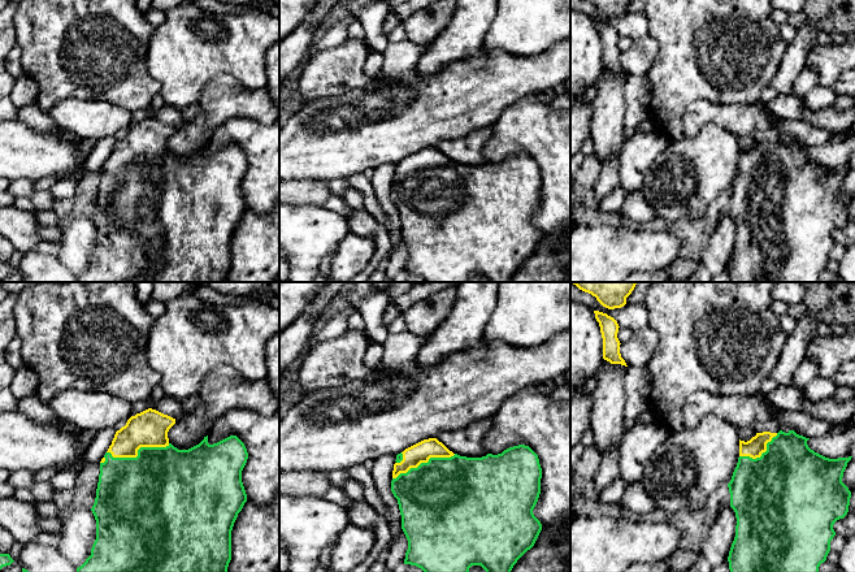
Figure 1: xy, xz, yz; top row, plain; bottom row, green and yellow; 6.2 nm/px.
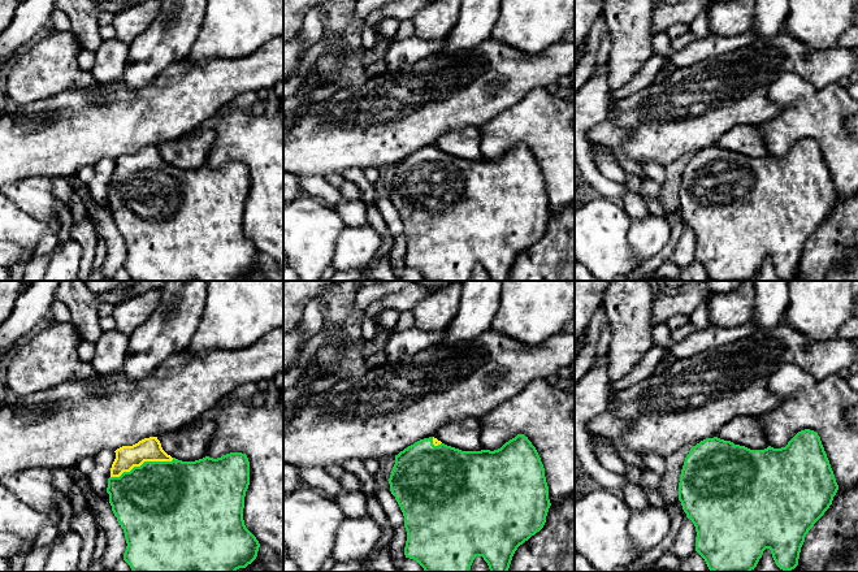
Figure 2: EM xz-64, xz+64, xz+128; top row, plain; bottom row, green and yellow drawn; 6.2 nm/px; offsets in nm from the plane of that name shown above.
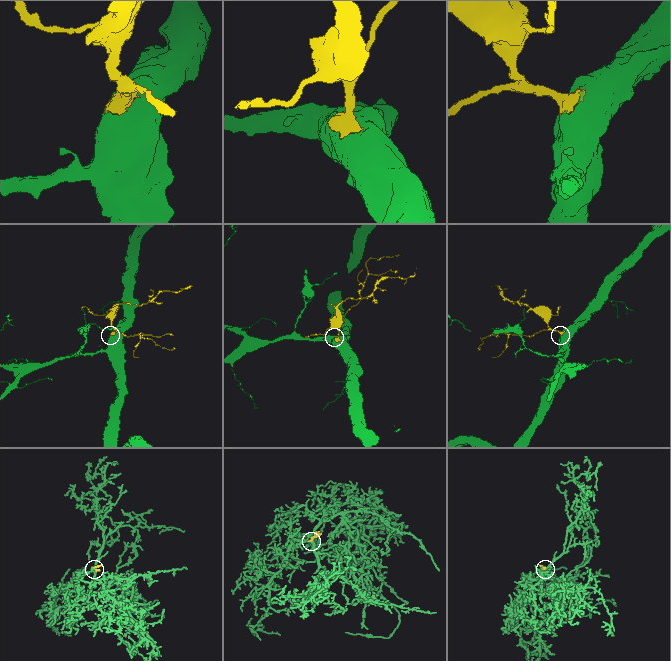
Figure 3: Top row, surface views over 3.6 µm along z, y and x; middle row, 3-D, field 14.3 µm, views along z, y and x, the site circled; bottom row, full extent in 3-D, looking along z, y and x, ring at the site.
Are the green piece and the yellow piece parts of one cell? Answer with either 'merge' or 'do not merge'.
merge

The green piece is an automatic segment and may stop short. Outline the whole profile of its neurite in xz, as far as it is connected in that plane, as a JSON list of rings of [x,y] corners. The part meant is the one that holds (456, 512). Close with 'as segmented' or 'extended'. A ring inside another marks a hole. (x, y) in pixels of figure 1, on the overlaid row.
[[[429,438],[398,454],[395,462],[391,491],[398,499],[402,515],[402,529],[408,540],[404,564],[416,566],[424,572],[469,572],[472,566],[481,566],[486,572],[511,572],[517,560],[534,546],[542,530],[541,521],[533,514],[541,494],[542,468],[538,455],[529,446],[518,445],[498,455],[487,454],[482,458],[466,458],[453,454],[437,438]]] | extended

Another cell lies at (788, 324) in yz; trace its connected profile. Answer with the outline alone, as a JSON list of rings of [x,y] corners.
[[[789,315],[778,316],[778,322],[786,335],[790,335],[797,326],[797,320]]]

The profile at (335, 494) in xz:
[[[330,485],[327,493],[326,493],[326,499],[337,503],[342,507],[348,507],[351,504],[351,499],[348,495],[342,490],[339,486]]]

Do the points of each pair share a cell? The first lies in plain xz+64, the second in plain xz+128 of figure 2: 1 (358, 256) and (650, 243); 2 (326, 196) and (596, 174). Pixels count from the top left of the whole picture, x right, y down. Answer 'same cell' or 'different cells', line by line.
1: same cell
2: same cell

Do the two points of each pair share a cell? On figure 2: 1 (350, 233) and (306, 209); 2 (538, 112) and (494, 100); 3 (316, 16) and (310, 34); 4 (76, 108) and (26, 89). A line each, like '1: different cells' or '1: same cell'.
1: different cells
2: different cells
3: same cell
4: different cells

